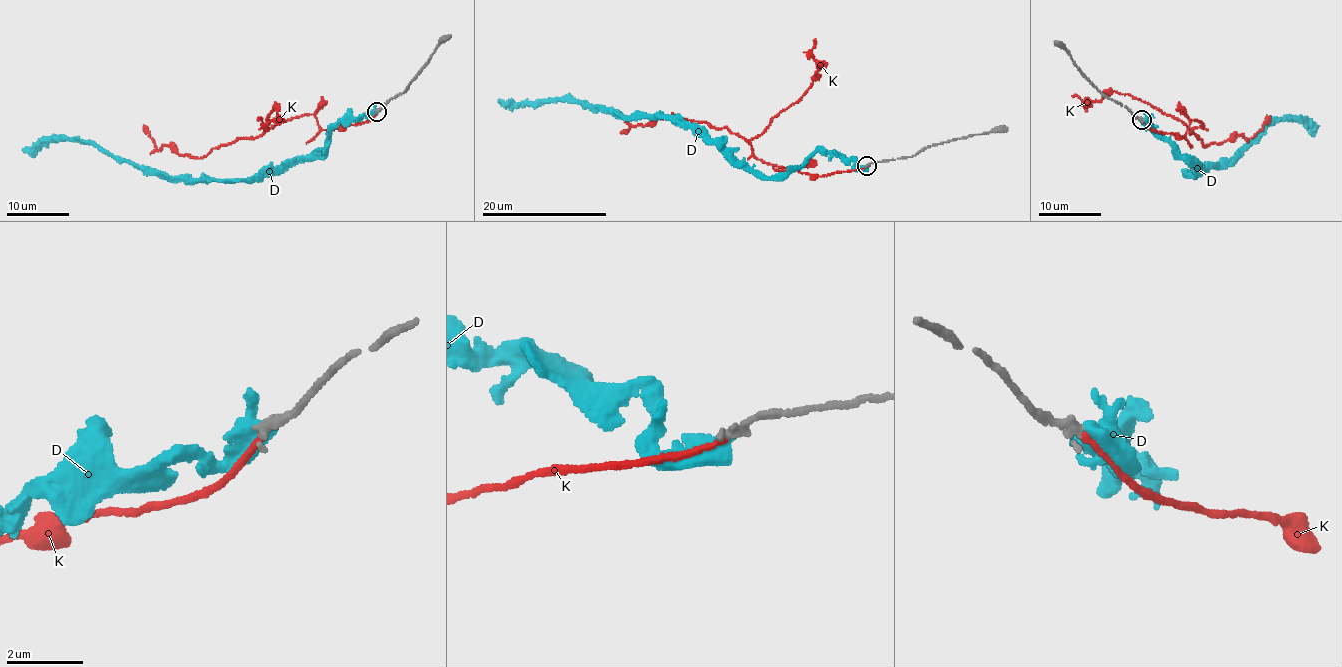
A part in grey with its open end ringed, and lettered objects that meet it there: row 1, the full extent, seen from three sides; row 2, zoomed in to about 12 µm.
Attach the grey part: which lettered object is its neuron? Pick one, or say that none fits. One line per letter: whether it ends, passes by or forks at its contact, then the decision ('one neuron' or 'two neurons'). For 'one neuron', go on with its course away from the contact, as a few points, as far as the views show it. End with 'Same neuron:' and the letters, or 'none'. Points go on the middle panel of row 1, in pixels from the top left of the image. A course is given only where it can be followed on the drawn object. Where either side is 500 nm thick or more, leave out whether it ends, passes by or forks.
D: it passes by; two neurons
K: it ends there; one neuron; it runs (867, 166), (821, 176), (775, 165), (753, 154), (751, 144), (723, 127), (680, 116), (657, 117), (623, 132)
Same neuron: K

